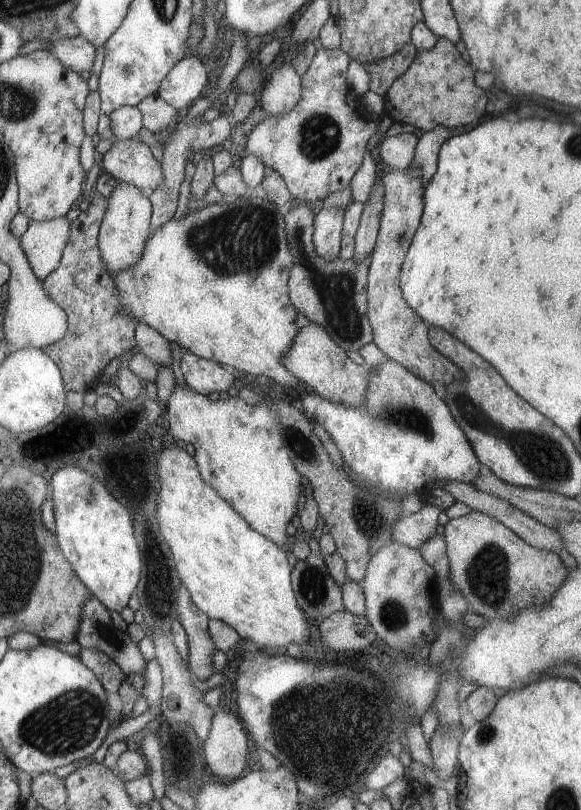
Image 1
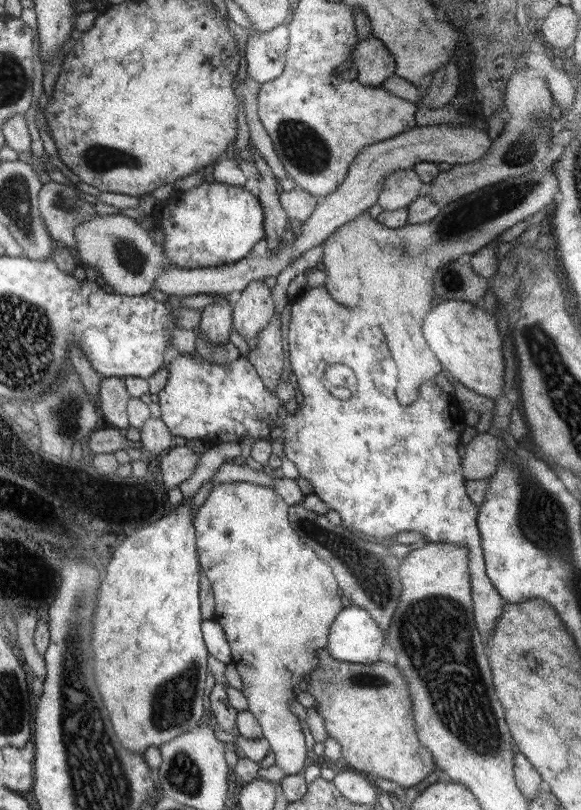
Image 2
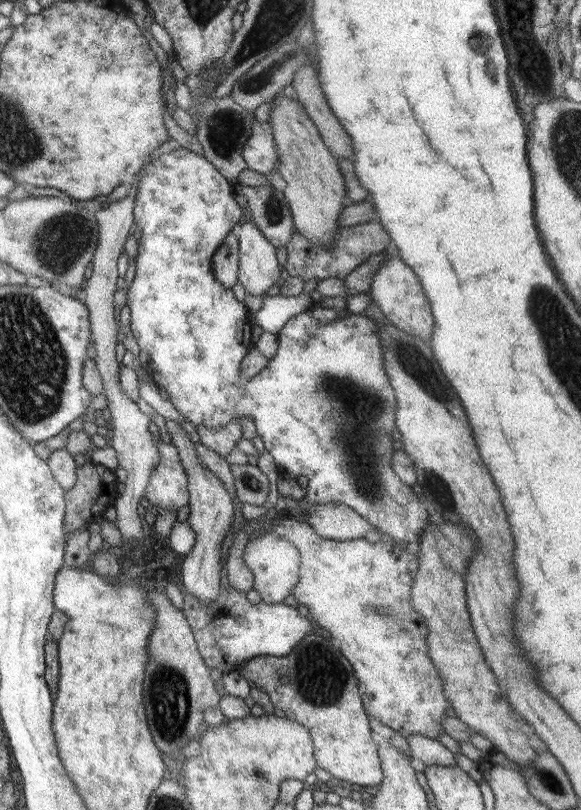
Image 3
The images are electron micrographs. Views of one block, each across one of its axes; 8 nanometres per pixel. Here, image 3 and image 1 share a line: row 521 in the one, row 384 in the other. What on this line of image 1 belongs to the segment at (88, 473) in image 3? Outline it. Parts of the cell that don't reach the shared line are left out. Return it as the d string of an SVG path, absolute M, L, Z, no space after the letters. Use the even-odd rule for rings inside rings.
M104 171L99 172L95 180L96 192L89 207L69 224L68 238L58 266L40 282L45 295L66 315L65 335L41 349L60 371L66 392L83 394L89 391L111 359L134 347L134 329L138 321L120 312L114 280L102 264L96 240L108 197L118 183Z

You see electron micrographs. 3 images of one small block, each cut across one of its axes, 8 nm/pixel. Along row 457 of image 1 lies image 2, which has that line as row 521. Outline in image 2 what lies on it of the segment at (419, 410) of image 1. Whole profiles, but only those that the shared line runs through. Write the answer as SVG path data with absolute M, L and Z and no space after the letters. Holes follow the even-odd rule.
M324 287L318 288L306 288L302 293L300 293L296 298L292 300L289 304L290 318L288 321L288 332L287 332L287 345L289 353L289 362L292 369L291 379L297 382L297 388L301 391L301 408L297 410L293 415L287 415L285 413L285 407L283 402L279 401L275 394L271 395L269 391L265 391L263 383L259 380L254 368L249 364L249 361L241 356L237 357L233 362L229 364L219 364L213 365L209 361L199 357L195 352L193 355L188 353L180 354L178 358L175 358L169 363L169 373L165 383L165 386L157 393L158 396L158 406L160 408L160 419L165 423L167 429L171 436L181 436L187 440L201 439L206 441L210 445L218 444L220 442L236 442L240 444L249 436L253 440L264 440L271 443L273 440L281 440L283 444L283 456L290 460L295 465L297 469L298 476L305 478L311 488L313 489L312 494L314 494L321 502L327 505L327 508L333 511L337 511L339 517L341 517L341 525L352 532L359 532L364 538L379 538L382 540L384 538L391 538L395 534L401 532L418 533L421 537L425 538L426 542L445 542L449 544L459 544L466 548L467 552L467 571L469 572L469 584L471 586L471 600L472 600L472 610L474 616L474 624L479 635L482 637L483 642L487 642L492 636L492 631L494 630L495 624L499 619L499 615L503 612L503 602L504 600L497 594L495 588L491 584L491 581L487 578L484 572L484 559L482 558L482 551L480 546L480 532L476 526L476 514L477 508L473 505L467 494L465 493L465 480L461 472L461 458L457 454L457 444L460 442L460 436L462 430L465 427L465 420L463 420L463 412L457 408L456 399L449 393L439 390L439 386L435 385L433 382L425 382L421 384L419 388L419 396L417 400L411 404L411 406L399 406L397 398L395 398L395 364L391 360L391 354L387 350L387 344L383 340L384 336L381 327L377 326L377 320L373 316L373 312L369 310L359 310L359 308L353 308L349 310L349 307L337 304L326 292ZM327 362L347 362L349 368L353 368L353 376L357 376L357 388L353 388L353 394L349 400L337 400L333 398L321 384L321 376L325 376L325 368L327 368ZM415 406L421 406L419 410L419 426L413 426L413 408Z

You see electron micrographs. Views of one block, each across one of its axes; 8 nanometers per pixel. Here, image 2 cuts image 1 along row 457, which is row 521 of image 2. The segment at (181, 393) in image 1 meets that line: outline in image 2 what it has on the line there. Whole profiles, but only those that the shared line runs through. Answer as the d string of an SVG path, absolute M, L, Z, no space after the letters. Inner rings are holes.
M236 482L221 483L215 485L205 498L203 505L198 509L193 517L193 526L195 534L195 544L197 546L197 559L201 572L205 575L212 588L214 596L214 614L213 620L221 626L223 635L230 648L232 663L238 669L238 674L242 682L241 693L247 701L247 710L257 719L262 737L268 742L268 750L273 753L274 765L279 767L286 776L298 775L304 770L304 762L307 754L303 734L299 725L299 720L289 711L288 704L291 700L297 700L295 689L298 683L303 680L305 674L309 674L315 669L317 664L317 649L326 648L328 629L331 627L337 613L341 611L342 606L340 596L337 595L337 585L333 580L333 573L330 572L329 566L324 564L310 548L299 540L287 519L288 507L285 502L270 488L257 486L256 484Z

